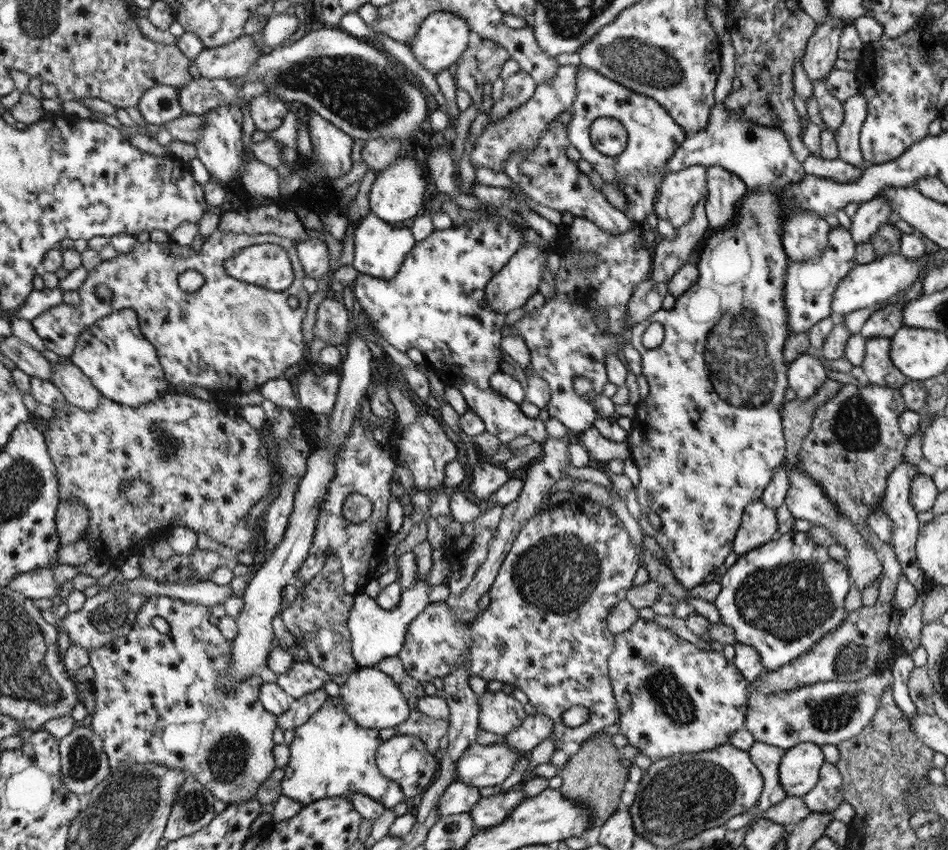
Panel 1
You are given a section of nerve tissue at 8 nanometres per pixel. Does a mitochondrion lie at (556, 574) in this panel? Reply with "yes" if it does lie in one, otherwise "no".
yes

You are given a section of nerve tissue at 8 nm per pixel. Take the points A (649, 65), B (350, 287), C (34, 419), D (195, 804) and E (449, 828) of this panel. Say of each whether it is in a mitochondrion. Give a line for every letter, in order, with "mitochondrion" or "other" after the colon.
A: mitochondrion
B: other
C: other
D: mitochondrion
E: other

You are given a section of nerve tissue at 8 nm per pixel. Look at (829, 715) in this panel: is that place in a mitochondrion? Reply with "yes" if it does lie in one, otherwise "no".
yes

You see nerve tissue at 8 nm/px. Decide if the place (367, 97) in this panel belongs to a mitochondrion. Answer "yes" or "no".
yes

